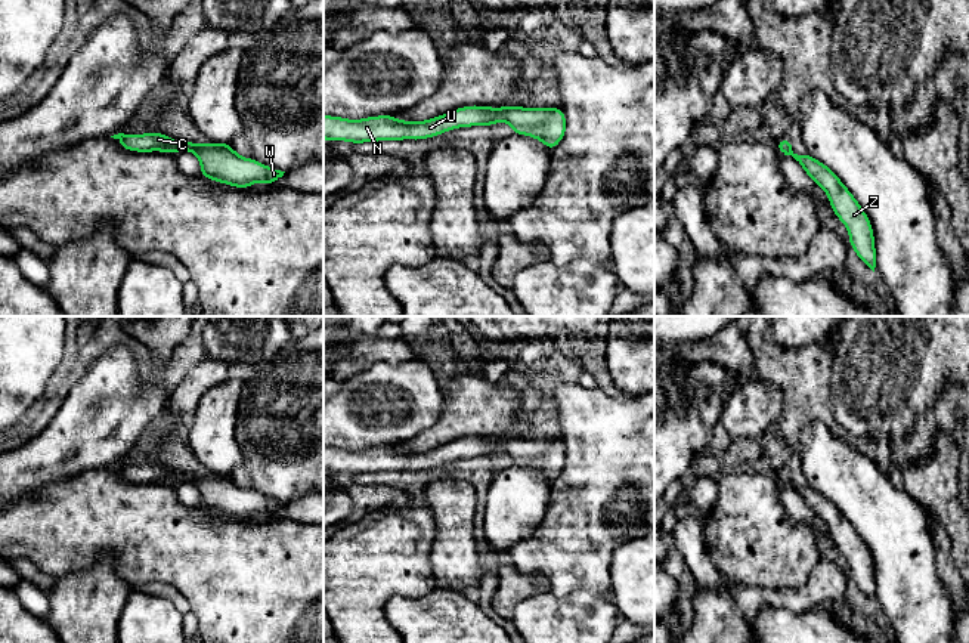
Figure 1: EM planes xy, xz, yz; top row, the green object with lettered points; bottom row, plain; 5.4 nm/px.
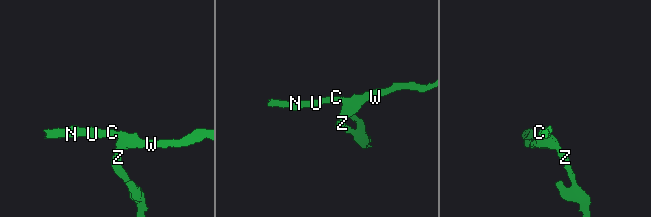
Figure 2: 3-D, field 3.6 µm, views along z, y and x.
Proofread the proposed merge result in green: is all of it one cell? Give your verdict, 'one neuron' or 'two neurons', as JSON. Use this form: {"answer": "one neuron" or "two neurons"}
{"answer": "one neuron"}

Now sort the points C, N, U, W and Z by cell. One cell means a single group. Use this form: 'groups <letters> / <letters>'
groups C N U W Z

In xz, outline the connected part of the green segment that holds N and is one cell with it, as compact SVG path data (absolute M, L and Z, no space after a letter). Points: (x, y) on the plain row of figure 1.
M464 438L425 452L402 452L391 446L346 451L323 446L323 470L352 474L402 470L427 470L448 461L470 457L492 457L507 452L514 466L536 469L554 480L566 464L566 448L561 439L523 438Z

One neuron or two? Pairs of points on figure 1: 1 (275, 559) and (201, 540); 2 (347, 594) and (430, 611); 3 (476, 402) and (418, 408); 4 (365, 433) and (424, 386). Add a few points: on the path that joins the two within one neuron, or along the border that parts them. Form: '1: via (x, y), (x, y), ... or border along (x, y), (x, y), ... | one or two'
1: via (257, 559), (219, 558) | one
2: border along (421, 596), (393, 594), (386, 605), (387, 621) | two
3: border along (443, 393), (443, 413), (430, 427), (421, 432) | two
4: via (381, 420), (381, 416), (395, 402), (412, 402) | one

